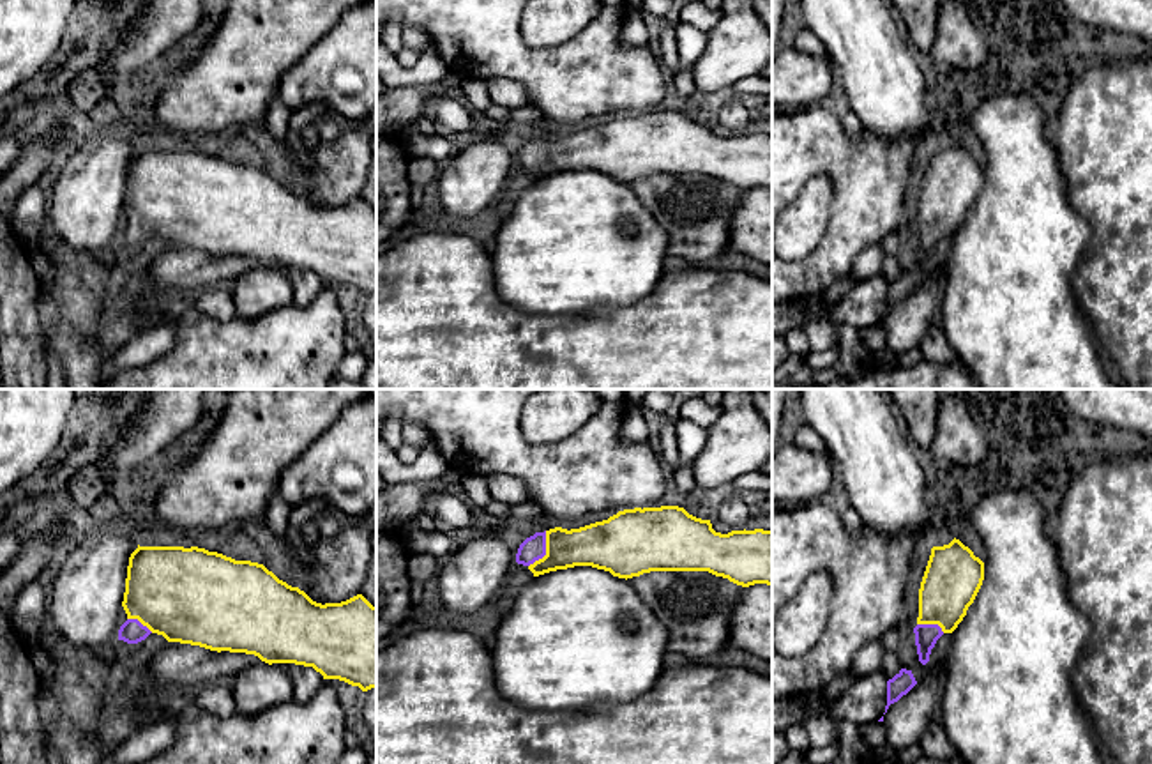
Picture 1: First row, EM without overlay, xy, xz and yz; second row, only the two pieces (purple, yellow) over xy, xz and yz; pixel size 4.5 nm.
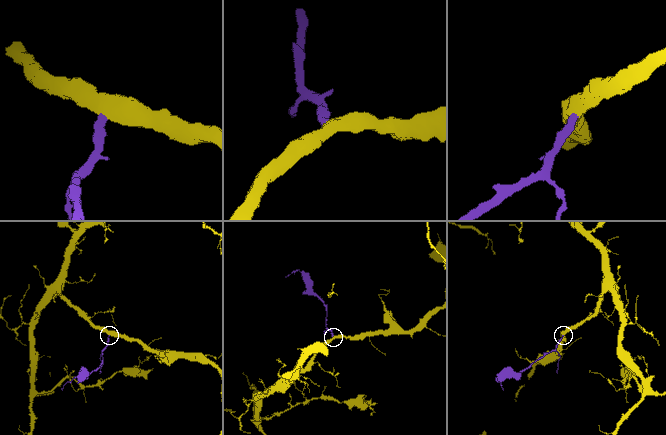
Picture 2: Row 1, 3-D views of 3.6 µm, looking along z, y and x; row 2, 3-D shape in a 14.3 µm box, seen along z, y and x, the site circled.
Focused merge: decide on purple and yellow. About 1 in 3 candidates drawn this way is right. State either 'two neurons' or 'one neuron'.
one neuron

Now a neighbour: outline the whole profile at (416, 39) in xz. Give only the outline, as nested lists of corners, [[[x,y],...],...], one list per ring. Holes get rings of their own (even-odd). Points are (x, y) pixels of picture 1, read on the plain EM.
[[[401,28],[401,41],[405,48],[415,50],[419,53],[431,48],[431,37],[419,28]]]

